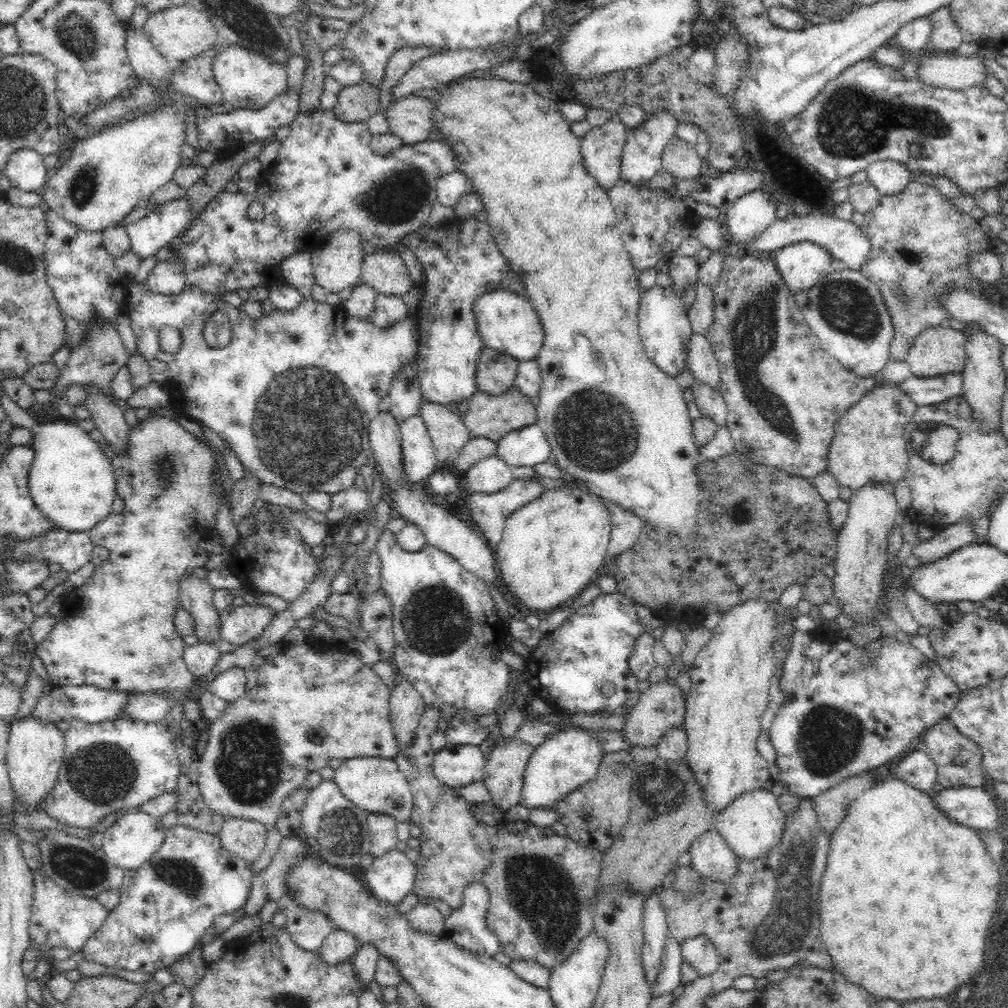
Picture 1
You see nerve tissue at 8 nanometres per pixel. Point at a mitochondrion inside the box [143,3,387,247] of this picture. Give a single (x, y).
(253, 100)

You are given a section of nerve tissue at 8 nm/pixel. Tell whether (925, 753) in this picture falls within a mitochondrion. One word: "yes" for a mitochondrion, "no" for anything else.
no

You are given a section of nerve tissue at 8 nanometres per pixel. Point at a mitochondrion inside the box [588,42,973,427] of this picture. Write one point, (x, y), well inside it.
(852, 123)

